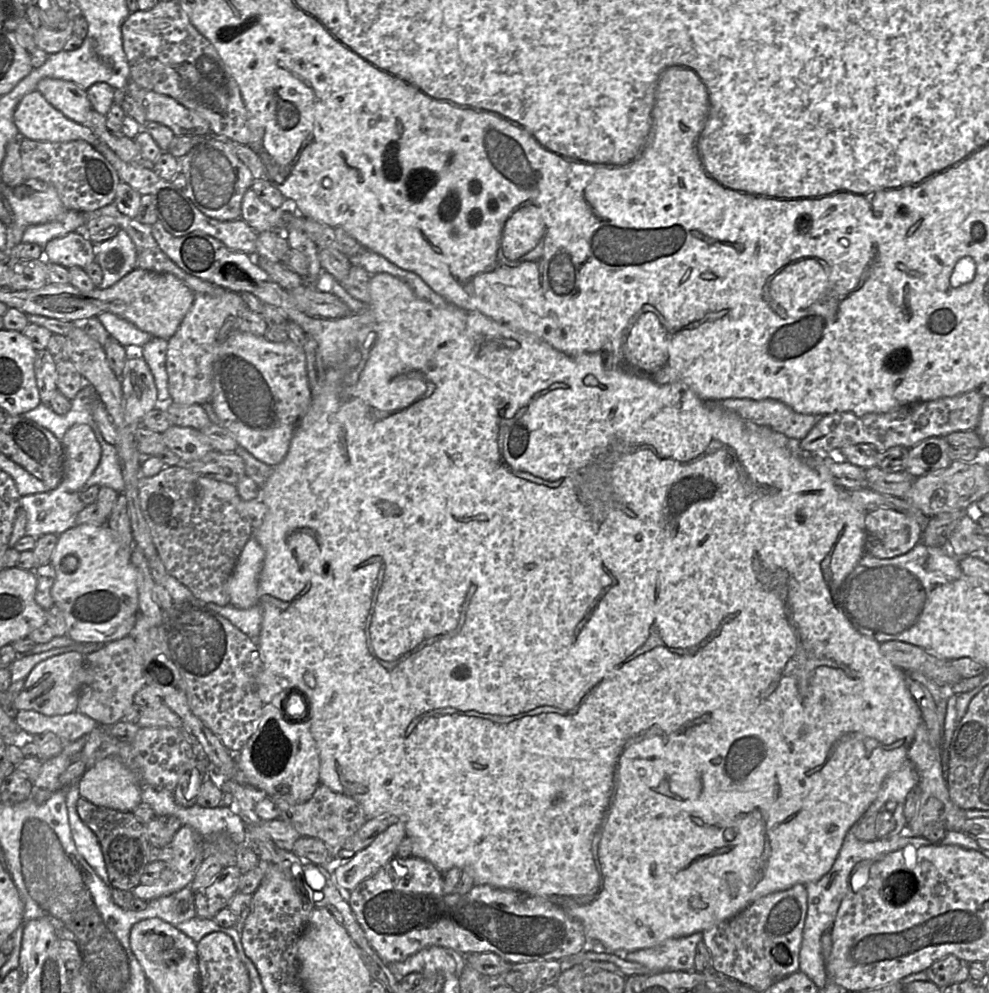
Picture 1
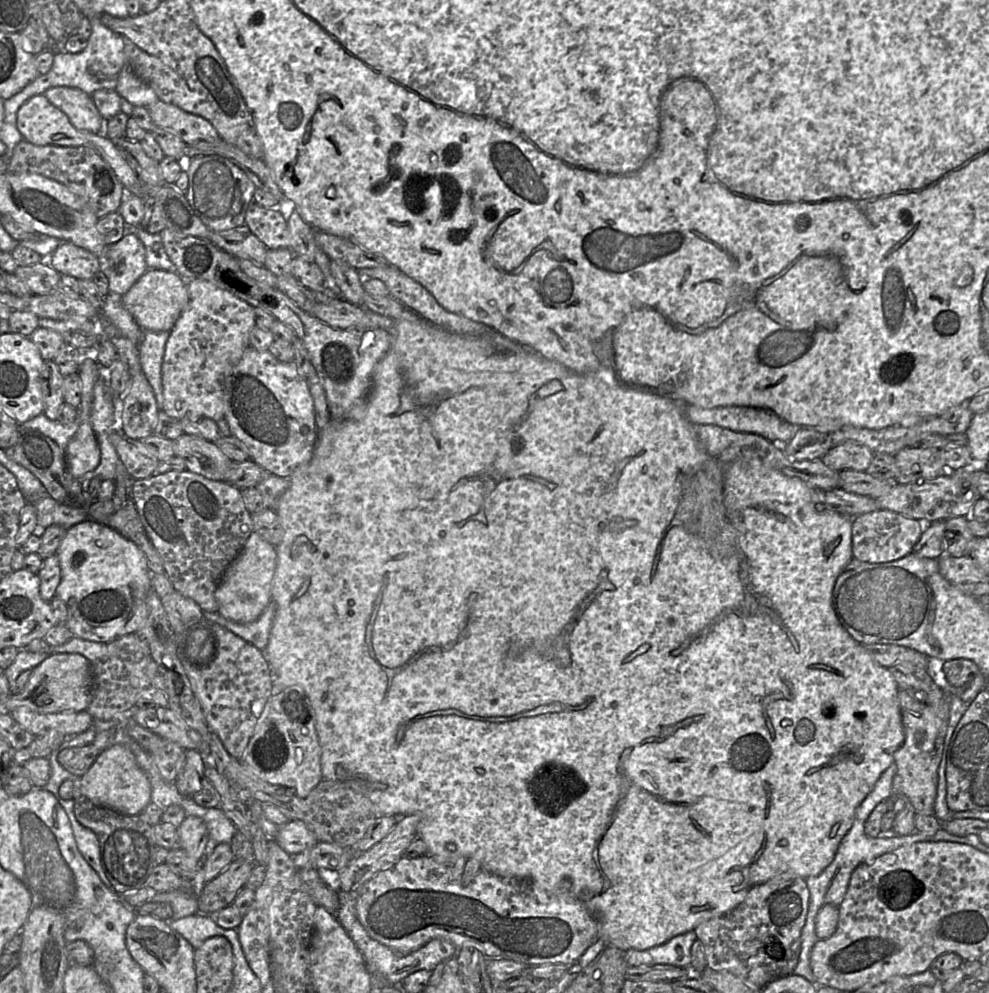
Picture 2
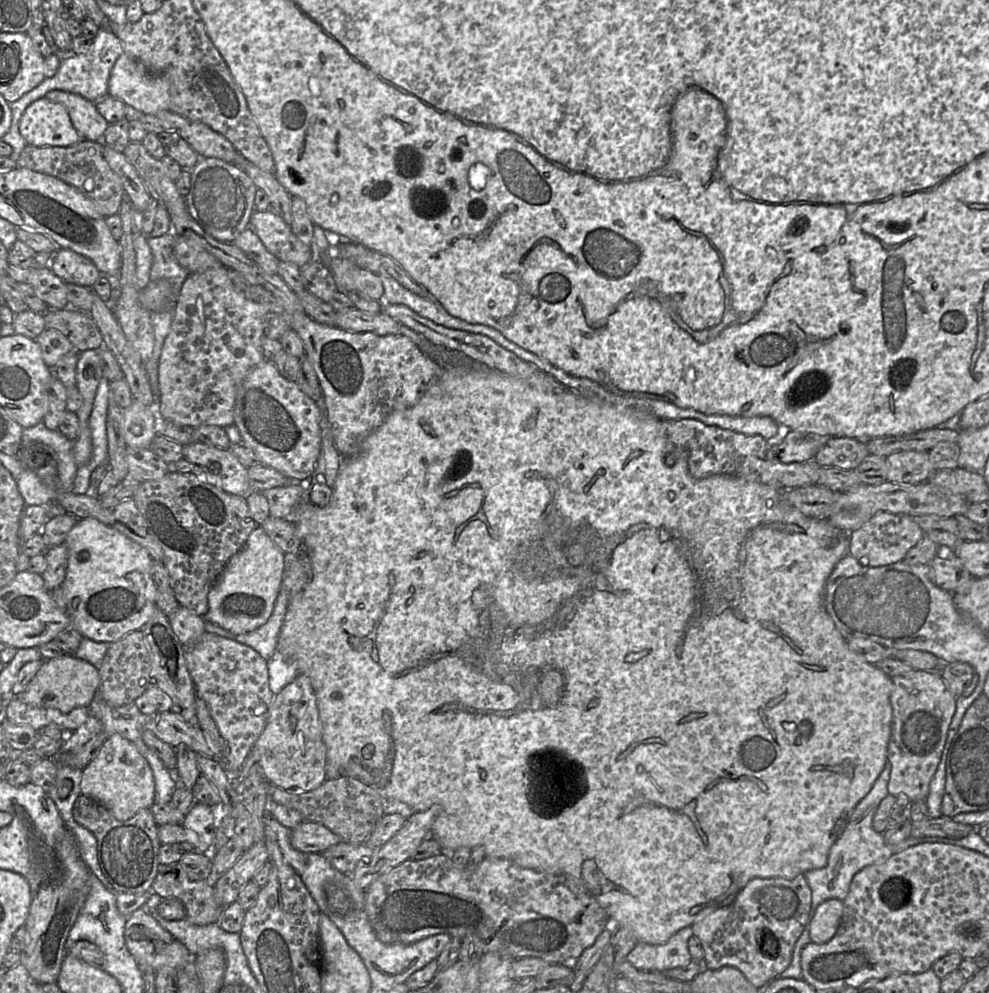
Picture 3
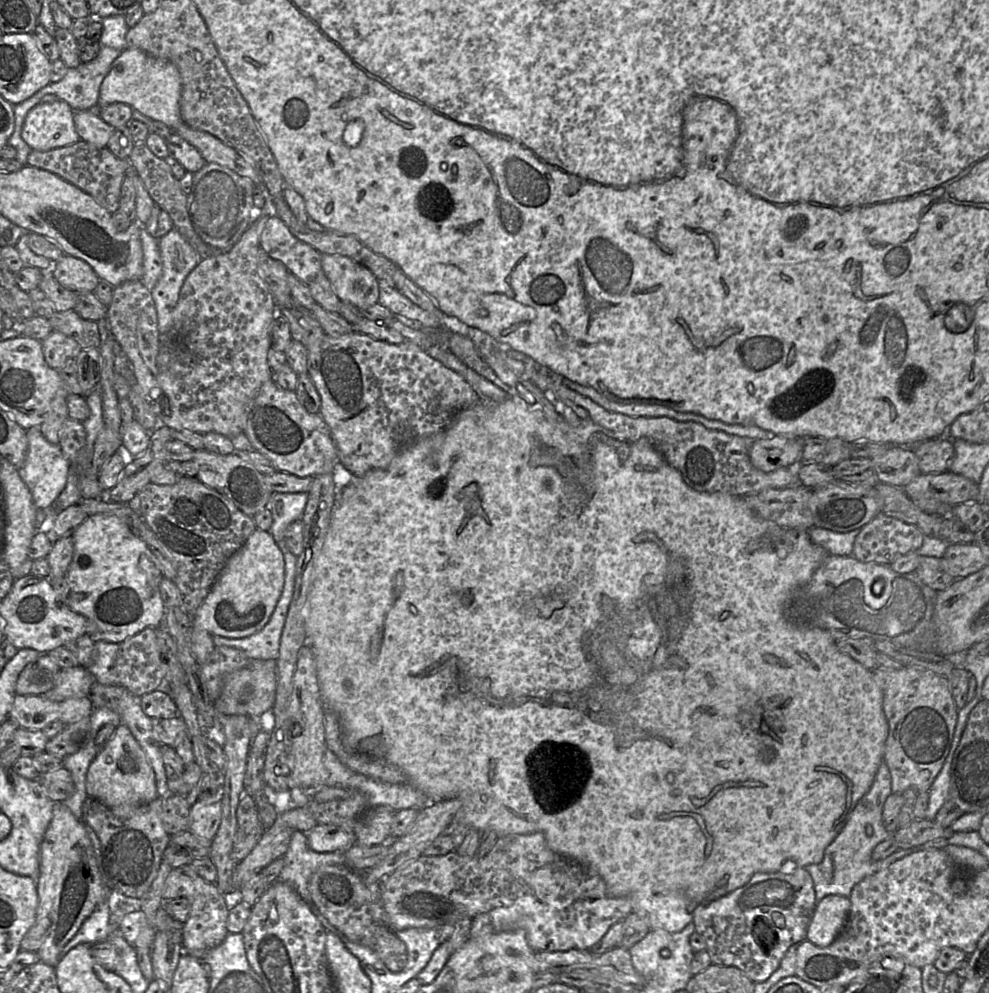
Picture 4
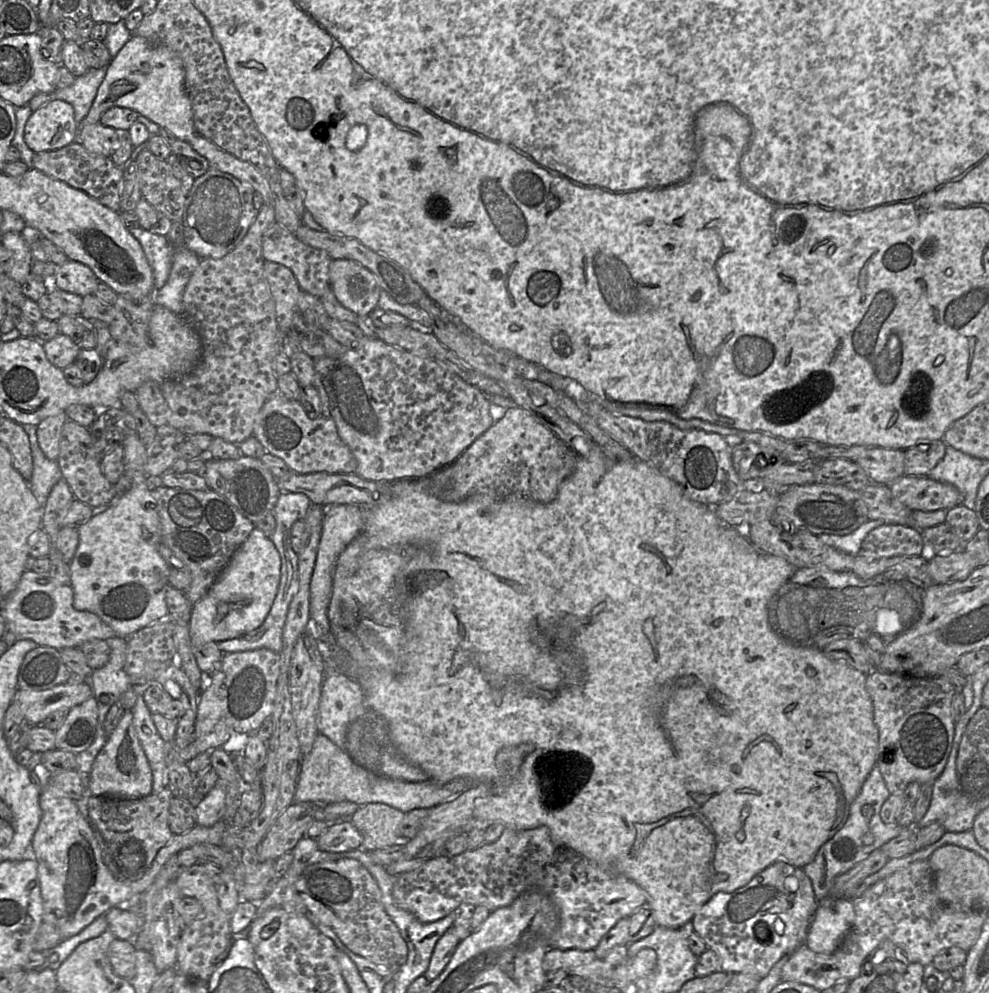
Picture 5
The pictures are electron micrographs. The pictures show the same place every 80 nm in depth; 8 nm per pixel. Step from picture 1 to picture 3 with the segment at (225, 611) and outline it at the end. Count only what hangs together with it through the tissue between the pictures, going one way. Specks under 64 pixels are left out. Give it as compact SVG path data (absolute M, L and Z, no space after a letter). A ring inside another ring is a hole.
M283 582L281 585L269 619L259 628L243 634L233 634L211 621L205 620L206 631L247 645L256 650L264 660L268 661L276 653L280 629L289 602L289 590L283 587Z

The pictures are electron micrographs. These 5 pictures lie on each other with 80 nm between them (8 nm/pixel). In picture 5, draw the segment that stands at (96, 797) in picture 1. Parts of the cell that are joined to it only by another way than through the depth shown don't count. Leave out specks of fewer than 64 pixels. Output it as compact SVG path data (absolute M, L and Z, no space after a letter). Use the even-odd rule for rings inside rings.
M132 709L125 711L117 727L108 736L107 742L97 755L89 777L92 796L109 796L135 799L152 793L152 771L133 727Z

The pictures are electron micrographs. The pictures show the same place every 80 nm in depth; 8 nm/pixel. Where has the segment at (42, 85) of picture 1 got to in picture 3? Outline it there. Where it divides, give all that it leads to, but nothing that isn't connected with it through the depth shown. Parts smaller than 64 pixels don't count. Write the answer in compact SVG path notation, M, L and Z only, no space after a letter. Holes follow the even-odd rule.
M52 90L45 97L62 104L68 111L78 134L85 140L102 141L109 123L99 113L96 104L79 94Z

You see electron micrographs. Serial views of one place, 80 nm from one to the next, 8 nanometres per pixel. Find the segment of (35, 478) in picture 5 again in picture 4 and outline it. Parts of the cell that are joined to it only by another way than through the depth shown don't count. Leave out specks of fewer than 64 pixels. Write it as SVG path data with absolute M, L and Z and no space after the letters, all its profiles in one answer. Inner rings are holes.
M31 427L26 431L28 450L25 461L18 468L18 472L30 490L37 509L51 508L66 486L71 464L63 455L60 445L50 443L43 436L39 427Z

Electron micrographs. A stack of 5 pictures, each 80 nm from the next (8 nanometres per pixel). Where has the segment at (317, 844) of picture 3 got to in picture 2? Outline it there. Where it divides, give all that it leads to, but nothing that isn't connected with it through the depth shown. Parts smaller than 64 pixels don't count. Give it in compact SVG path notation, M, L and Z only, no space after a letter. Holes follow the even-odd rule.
M292 820L278 827L274 839L291 856L306 853L318 842L315 835L301 820Z

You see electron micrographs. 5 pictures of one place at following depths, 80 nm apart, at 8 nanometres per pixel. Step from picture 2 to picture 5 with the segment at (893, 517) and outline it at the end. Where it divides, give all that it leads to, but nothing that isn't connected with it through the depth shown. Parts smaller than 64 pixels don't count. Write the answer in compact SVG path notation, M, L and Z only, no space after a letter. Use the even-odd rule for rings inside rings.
M883 524L871 530L861 544L859 555L886 558L896 555L920 555L923 537L920 530L900 524Z

